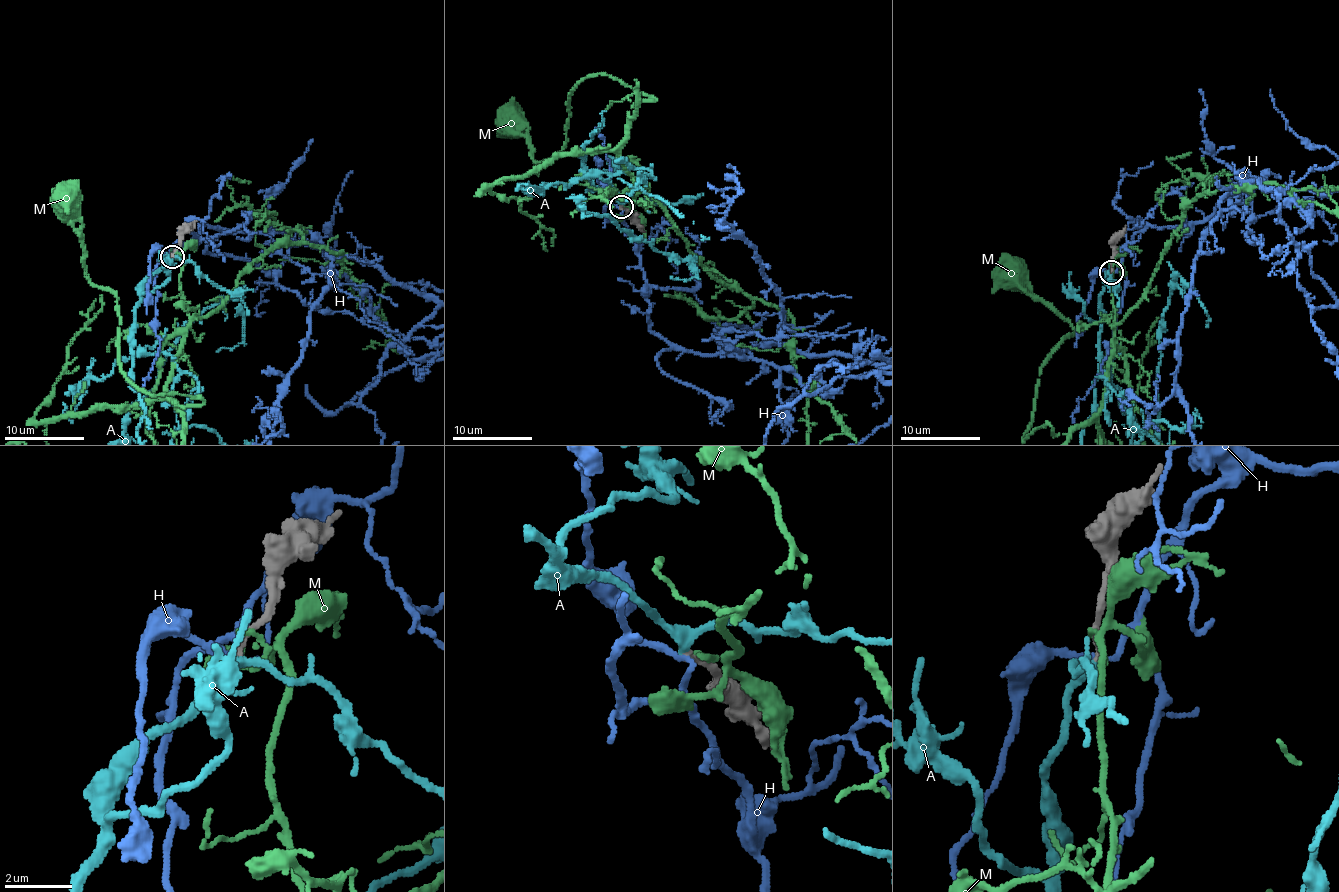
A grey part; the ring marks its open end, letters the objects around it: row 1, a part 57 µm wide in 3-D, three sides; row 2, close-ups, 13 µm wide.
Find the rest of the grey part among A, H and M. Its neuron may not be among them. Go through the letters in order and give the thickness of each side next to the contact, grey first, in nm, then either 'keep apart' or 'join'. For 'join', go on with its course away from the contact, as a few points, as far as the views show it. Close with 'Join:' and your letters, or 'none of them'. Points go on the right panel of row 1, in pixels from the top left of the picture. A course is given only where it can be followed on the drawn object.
A: calibres 190 and 280 nm; join
H: calibres 200 and 180 nm; keep apart
M: calibres 240 and 110 nm; keep apart
Join: A

